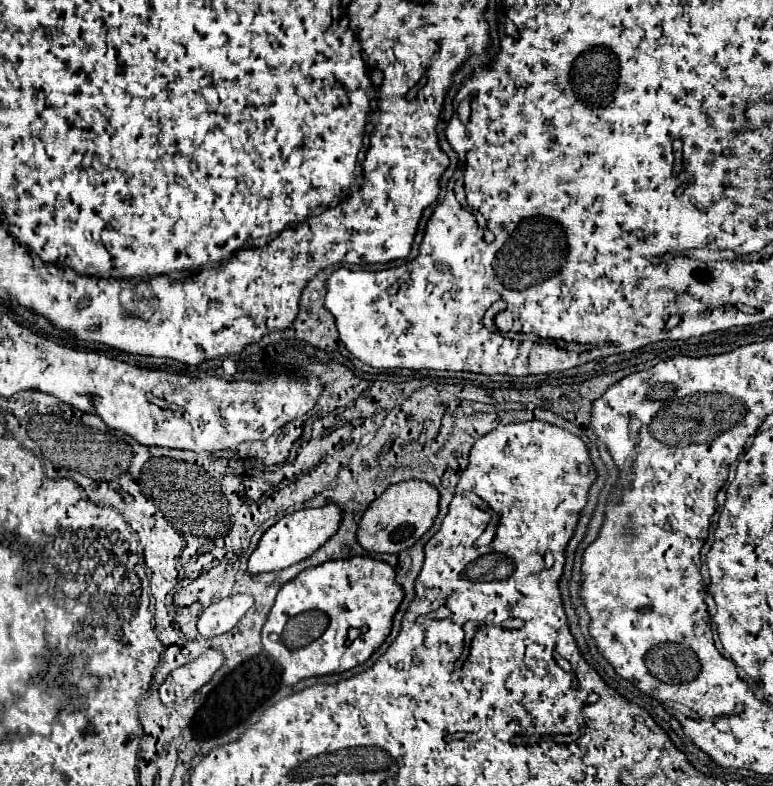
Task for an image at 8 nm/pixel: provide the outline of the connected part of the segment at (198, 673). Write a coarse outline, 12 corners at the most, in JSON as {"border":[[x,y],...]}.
{"border":[[201,655],[171,671],[157,689],[163,705],[183,701],[221,667],[223,655]]}

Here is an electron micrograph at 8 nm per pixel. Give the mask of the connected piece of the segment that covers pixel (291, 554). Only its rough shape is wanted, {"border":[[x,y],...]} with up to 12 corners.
{"border":[[337,505],[285,515],[263,533],[247,571],[281,571],[339,529]]}

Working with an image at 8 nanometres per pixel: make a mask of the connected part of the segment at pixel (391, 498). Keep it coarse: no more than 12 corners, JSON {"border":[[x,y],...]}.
{"border":[[425,481],[395,483],[363,513],[369,553],[409,549],[437,517]]}

